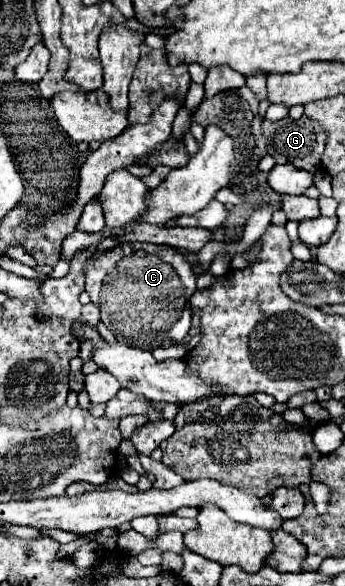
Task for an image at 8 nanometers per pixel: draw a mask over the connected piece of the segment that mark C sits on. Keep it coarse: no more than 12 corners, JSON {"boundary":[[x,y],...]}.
{"boundary":[[129,242],[87,262],[117,340],[153,350],[191,328],[193,264]]}

